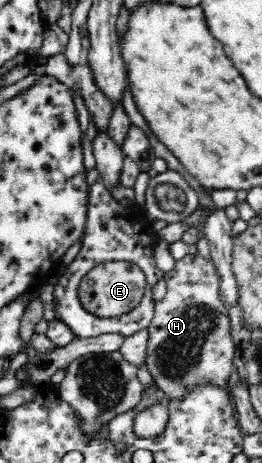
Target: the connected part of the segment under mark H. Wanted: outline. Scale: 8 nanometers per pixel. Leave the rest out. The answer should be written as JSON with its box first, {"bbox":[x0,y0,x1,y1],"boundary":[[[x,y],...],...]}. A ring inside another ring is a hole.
{"bbox":[146,252,235,402],"boundary":[[[198,252],[189,253],[185,258],[176,260],[175,268],[164,273],[164,280],[166,294],[163,299],[156,301],[154,316],[148,326],[146,365],[156,386],[166,393],[165,402],[185,398],[187,390],[201,384],[213,384],[229,390],[235,343],[231,335],[231,321],[227,315],[229,309],[219,295],[219,273],[215,263],[211,259],[203,258]]]}

